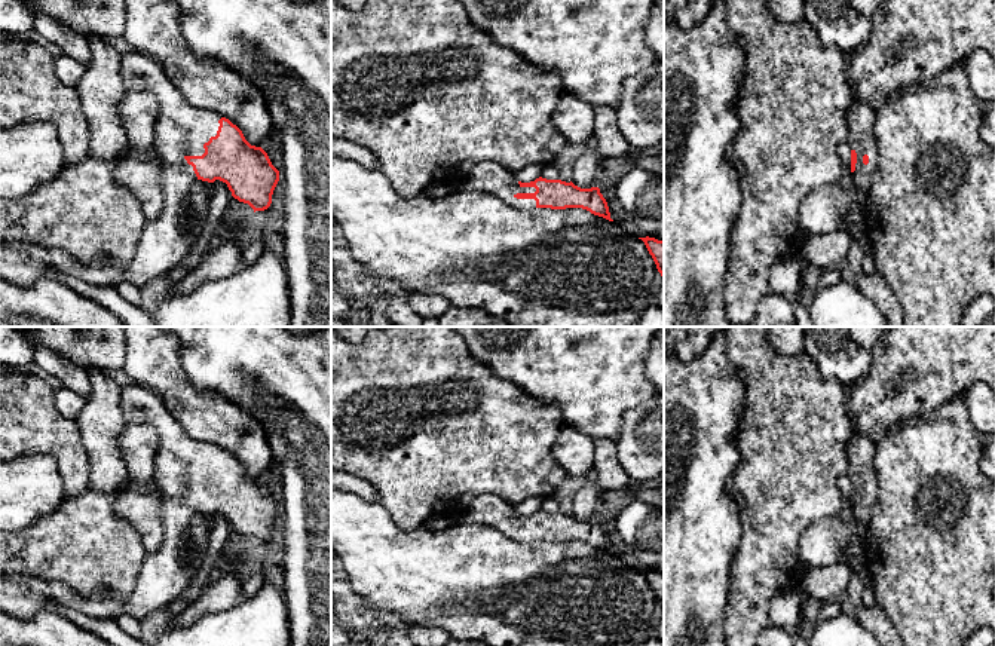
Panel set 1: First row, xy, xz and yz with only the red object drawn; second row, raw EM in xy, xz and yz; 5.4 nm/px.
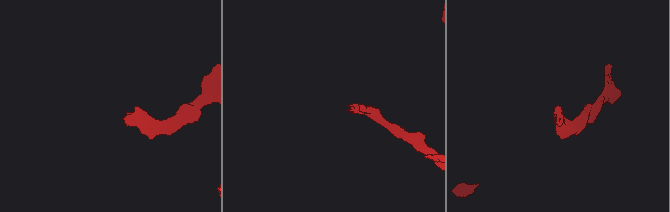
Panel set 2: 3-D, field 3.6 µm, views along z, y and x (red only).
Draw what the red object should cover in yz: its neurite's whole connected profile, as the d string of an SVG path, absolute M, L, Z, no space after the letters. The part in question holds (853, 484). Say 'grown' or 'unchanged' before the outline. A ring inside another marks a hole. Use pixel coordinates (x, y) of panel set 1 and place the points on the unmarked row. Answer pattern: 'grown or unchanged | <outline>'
grown | M852 429L846 443L851 505L854 521L823 518L811 524L800 536L799 555L808 567L842 563L844 552L857 541L864 542L872 511L878 502L879 487L873 466L875 446L870 438Z

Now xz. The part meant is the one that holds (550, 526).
grown | M489 493L478 496L459 515L459 521L490 526L512 541L582 541L613 554L598 520L581 521L572 514L566 515L542 509L530 515L521 515L511 503Z

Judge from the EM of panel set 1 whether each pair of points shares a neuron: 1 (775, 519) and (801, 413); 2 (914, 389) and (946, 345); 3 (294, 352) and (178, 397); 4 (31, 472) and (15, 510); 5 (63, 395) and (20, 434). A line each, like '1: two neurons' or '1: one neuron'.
1: one neuron
2: one neuron
3: two neurons
4: one neuron
5: two neurons

